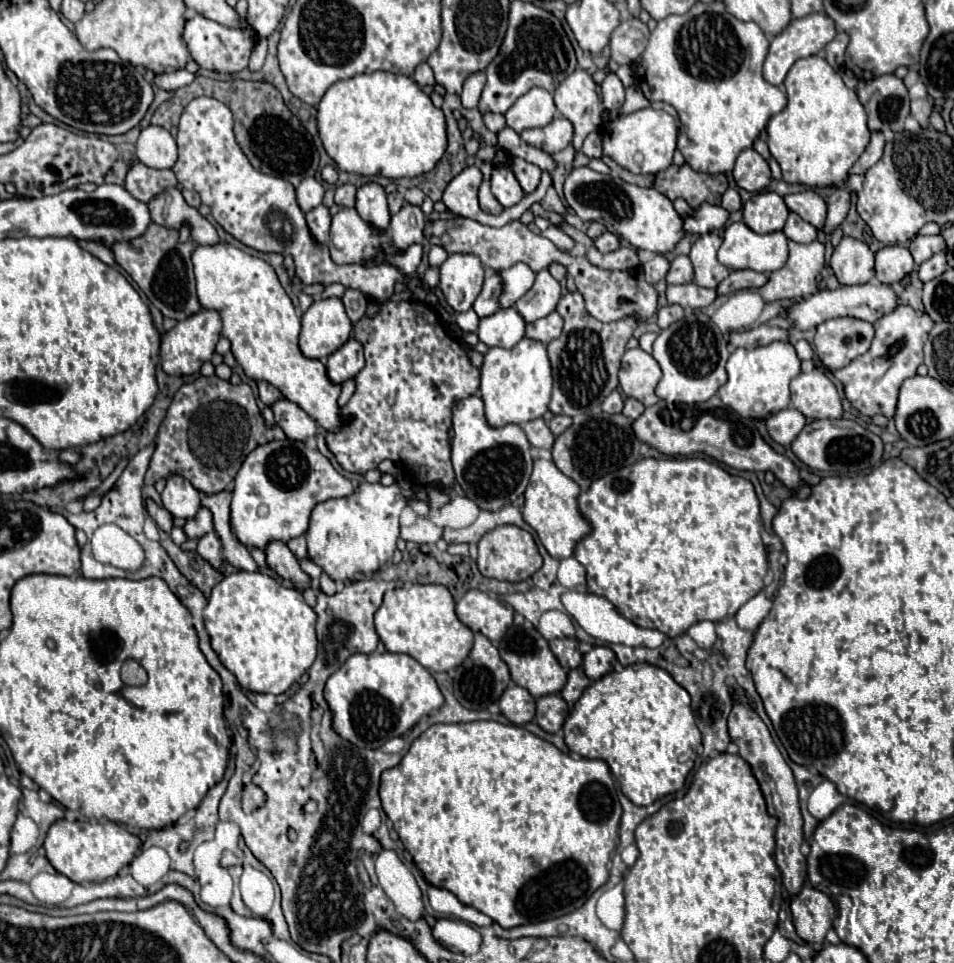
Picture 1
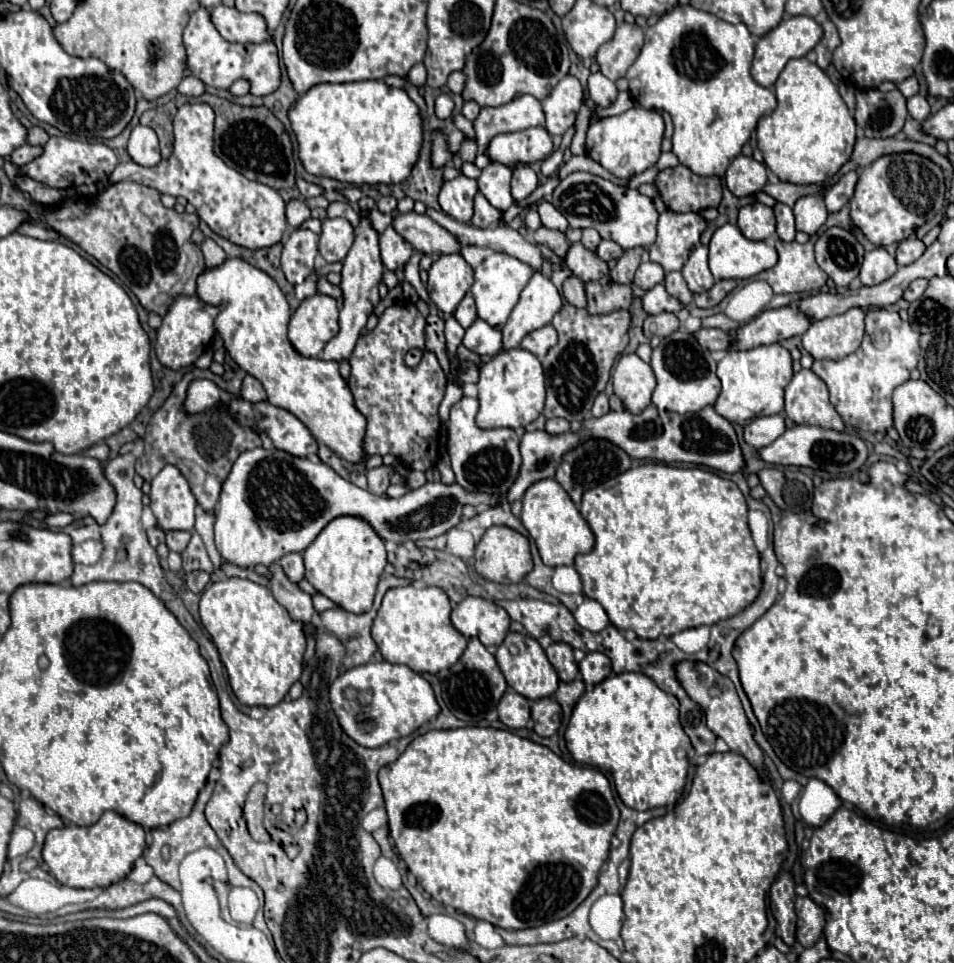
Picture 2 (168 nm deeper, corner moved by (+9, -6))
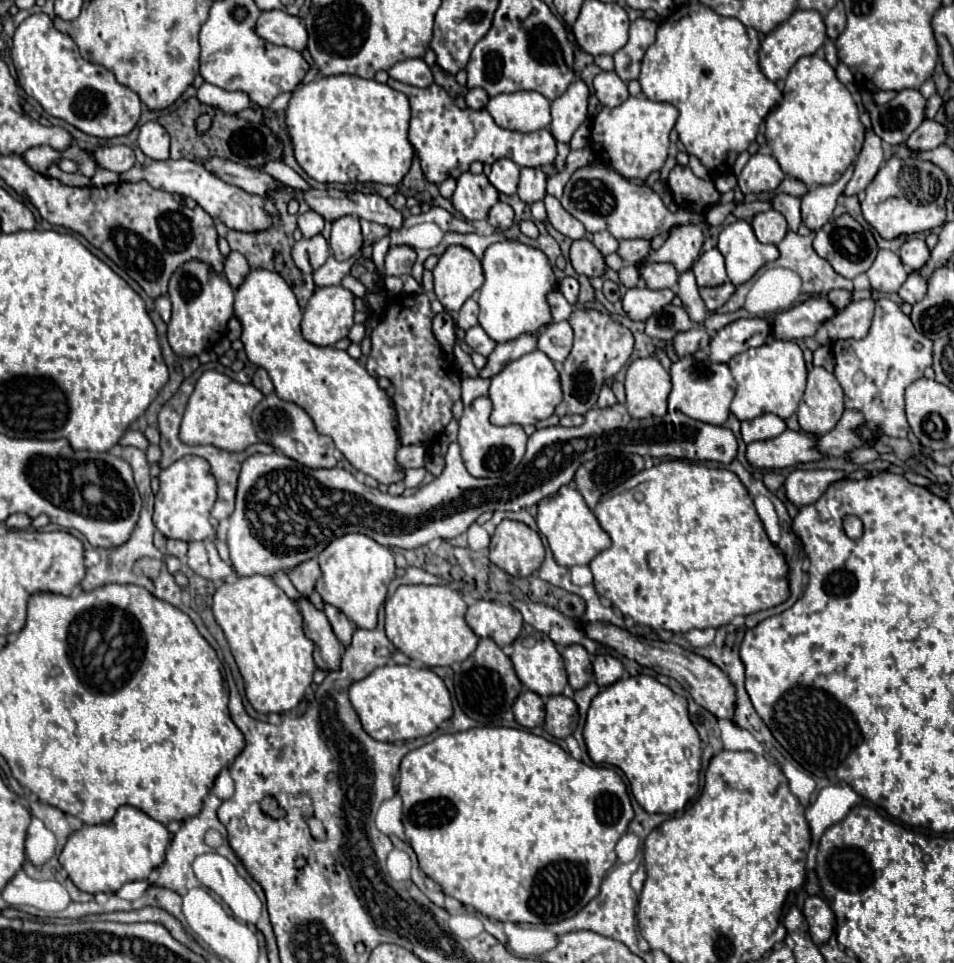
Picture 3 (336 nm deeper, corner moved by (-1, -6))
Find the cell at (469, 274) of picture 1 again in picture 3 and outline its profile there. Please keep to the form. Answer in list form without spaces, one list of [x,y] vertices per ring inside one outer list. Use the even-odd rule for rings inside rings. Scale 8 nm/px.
[[[449,246],[433,268],[435,296],[445,310],[459,310],[483,286],[481,260],[465,246]]]

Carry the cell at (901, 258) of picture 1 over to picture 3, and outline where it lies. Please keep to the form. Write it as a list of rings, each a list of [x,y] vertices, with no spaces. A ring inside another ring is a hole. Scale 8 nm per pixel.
[[[879,250],[873,266],[867,270],[871,288],[877,292],[897,292],[899,286],[907,280],[907,270],[901,258],[891,250]]]

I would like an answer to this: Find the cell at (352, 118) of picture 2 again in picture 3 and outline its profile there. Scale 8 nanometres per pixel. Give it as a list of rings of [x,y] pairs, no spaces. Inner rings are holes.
[[[339,74],[339,76],[321,76],[319,80],[313,80],[309,84],[299,84],[293,94],[291,94],[291,100],[285,108],[285,126],[287,126],[287,132],[291,136],[291,144],[293,144],[293,154],[295,154],[295,160],[297,164],[307,172],[309,178],[321,182],[321,184],[347,184],[349,182],[349,176],[347,176],[347,168],[351,164],[355,164],[359,168],[359,176],[357,176],[357,182],[379,182],[379,184],[399,184],[403,180],[403,176],[407,174],[409,166],[411,166],[411,160],[413,160],[413,146],[409,144],[409,138],[407,138],[407,130],[409,130],[409,118],[411,118],[411,108],[409,108],[409,100],[403,92],[397,92],[393,88],[389,88],[387,84],[379,84],[375,80],[365,80],[365,78],[359,78],[359,76],[353,76],[353,74]]]

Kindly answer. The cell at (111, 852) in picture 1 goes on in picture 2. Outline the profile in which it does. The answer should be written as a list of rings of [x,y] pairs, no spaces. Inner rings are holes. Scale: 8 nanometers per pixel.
[[[105,812],[93,826],[65,826],[47,834],[43,846],[43,860],[49,866],[49,874],[71,888],[97,888],[123,880],[133,862],[143,854],[145,830],[127,818]]]

